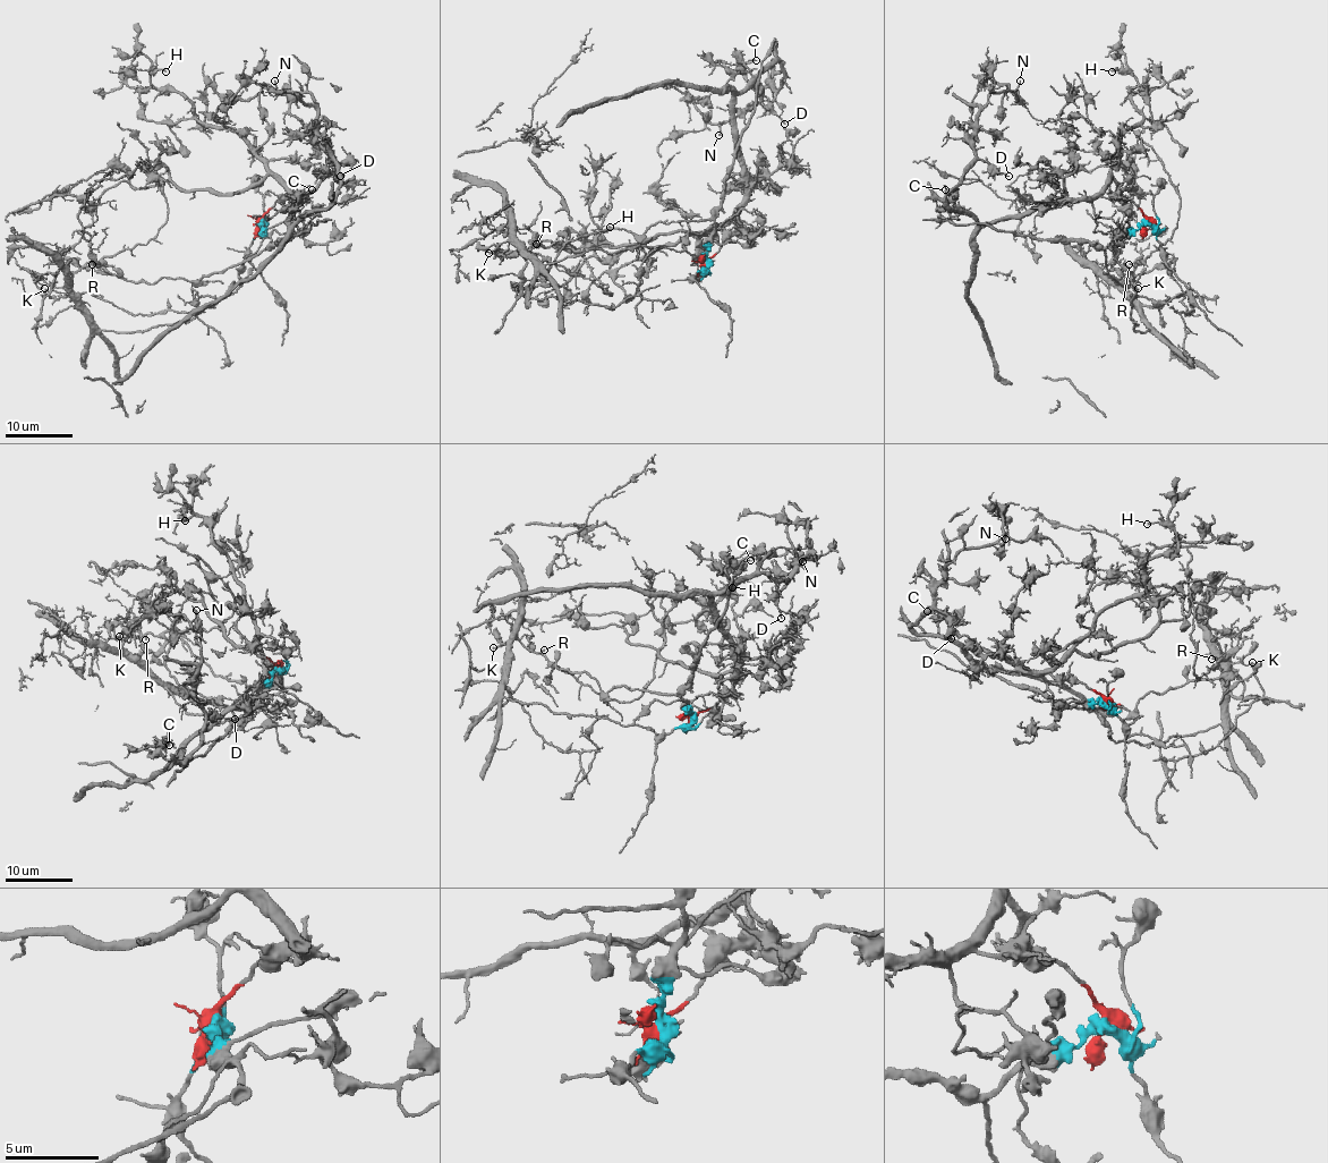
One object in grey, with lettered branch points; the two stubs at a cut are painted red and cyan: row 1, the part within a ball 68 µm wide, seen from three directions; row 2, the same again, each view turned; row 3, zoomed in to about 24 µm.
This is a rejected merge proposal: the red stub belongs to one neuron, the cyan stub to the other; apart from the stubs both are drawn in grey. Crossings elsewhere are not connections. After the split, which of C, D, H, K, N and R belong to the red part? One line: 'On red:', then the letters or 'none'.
On red: C, D, H, N

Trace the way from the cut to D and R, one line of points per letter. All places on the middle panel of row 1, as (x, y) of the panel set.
D: (707, 264), (738, 226), (746, 185), (734, 99), (774, 61), (783, 85), (771, 109), (784, 124)
R: (707, 262), (704, 232), (689, 232), (682, 251), (588, 248), (544, 264), (512, 236), (530, 251), (537, 244)

